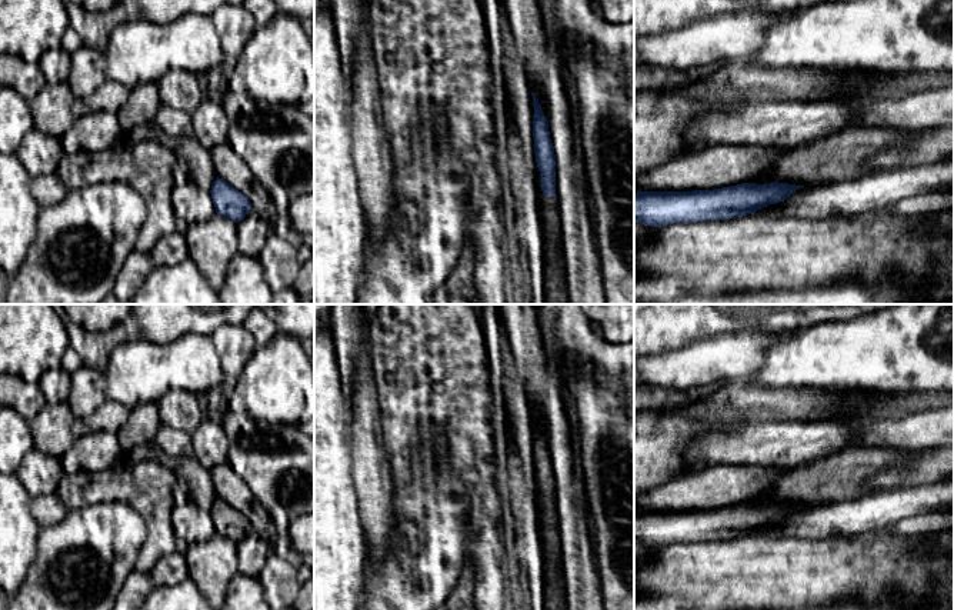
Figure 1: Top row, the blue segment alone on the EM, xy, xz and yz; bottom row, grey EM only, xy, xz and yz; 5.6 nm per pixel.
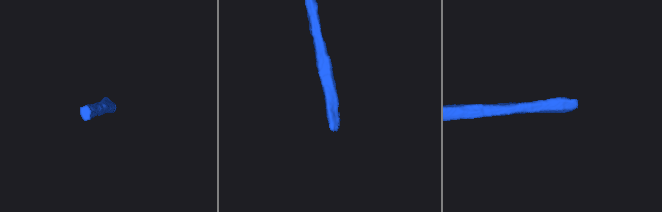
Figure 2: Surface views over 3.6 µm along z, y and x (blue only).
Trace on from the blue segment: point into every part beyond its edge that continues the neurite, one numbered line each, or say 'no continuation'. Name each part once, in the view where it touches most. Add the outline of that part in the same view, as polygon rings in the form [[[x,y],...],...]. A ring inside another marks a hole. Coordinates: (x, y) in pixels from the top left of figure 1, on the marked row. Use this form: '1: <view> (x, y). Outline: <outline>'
1: xz (554, 254). Outline: [[[541,196],[541,217],[546,230],[546,264],[550,273],[566,274],[566,256],[563,250],[563,226],[557,197]]]

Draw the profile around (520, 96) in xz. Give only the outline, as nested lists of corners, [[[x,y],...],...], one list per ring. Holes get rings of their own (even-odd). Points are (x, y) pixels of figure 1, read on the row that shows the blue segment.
[[[480,0],[480,7],[484,14],[490,50],[491,106],[494,109],[503,104],[511,106],[528,167],[541,184],[534,154],[533,96],[523,66],[507,49],[508,19],[504,3],[503,0]]]

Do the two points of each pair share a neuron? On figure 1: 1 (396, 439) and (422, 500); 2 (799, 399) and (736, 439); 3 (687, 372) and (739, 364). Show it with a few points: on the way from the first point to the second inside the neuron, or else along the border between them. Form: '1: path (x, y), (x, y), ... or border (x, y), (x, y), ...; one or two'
1: border (419, 444), (412, 477), (396, 486); two
2: border (797, 422), (759, 420), (731, 423); two
3: path (700, 364), (726, 364); one

